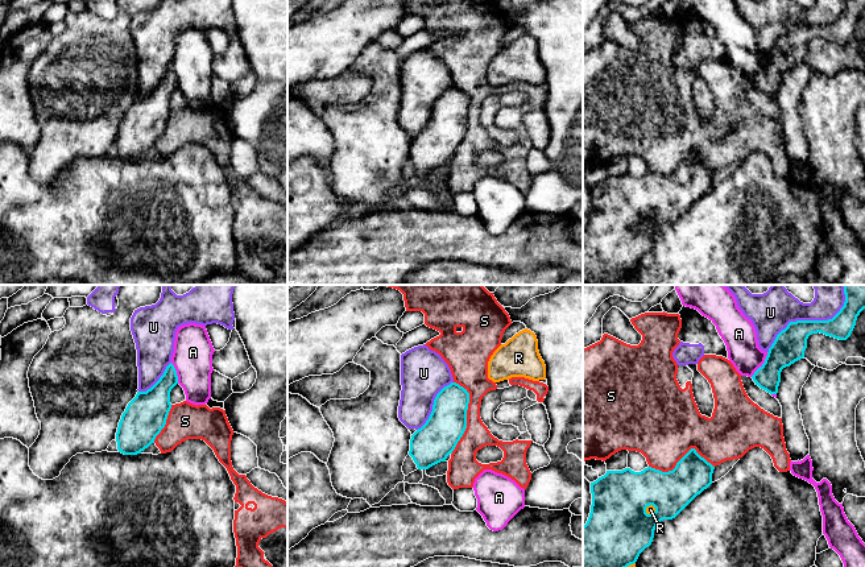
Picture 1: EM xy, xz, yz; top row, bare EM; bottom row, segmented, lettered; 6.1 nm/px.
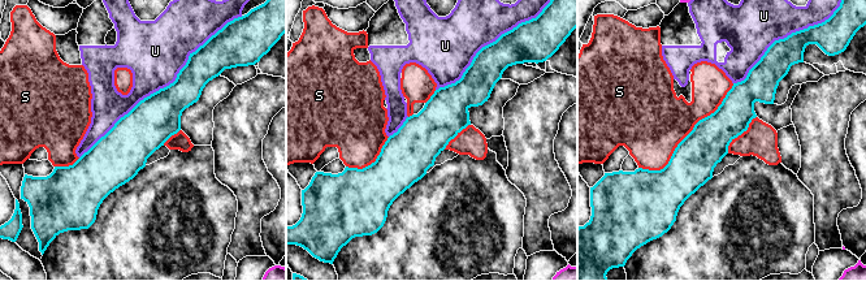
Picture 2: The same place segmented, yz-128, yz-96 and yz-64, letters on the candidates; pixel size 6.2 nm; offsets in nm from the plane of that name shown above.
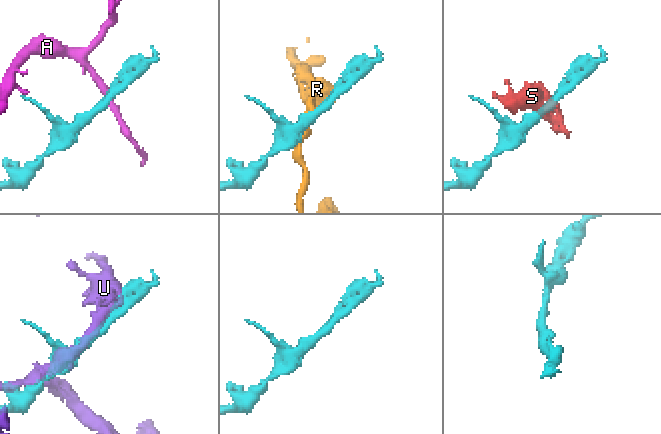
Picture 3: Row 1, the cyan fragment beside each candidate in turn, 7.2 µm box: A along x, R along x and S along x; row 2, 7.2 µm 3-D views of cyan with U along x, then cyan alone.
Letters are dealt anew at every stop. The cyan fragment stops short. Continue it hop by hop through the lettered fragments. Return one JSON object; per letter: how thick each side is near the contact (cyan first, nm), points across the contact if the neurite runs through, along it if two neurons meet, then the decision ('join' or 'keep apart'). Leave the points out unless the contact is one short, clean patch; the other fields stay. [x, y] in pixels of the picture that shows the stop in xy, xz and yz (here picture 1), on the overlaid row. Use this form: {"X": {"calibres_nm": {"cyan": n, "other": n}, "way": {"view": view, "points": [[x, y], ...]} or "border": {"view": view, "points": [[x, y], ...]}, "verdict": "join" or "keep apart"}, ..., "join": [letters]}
{"A": {"calibres_nm": {"cyan": 190, "other": 200}, "border": {"view": "yz", "points": [[768, 352], [764, 363], [750, 376]]}, "verdict": "keep apart"}, "R": {"calibres_nm": {"cyan": 400, "other": 50}, "verdict": "keep apart"}, "S": {"calibres_nm": {"cyan": 240, "other": 170}, "verdict": "keep apart"}, "U": {"calibres_nm": {"cyan": 190, "other": 240}, "verdict": "keep apart"}, "join": []}

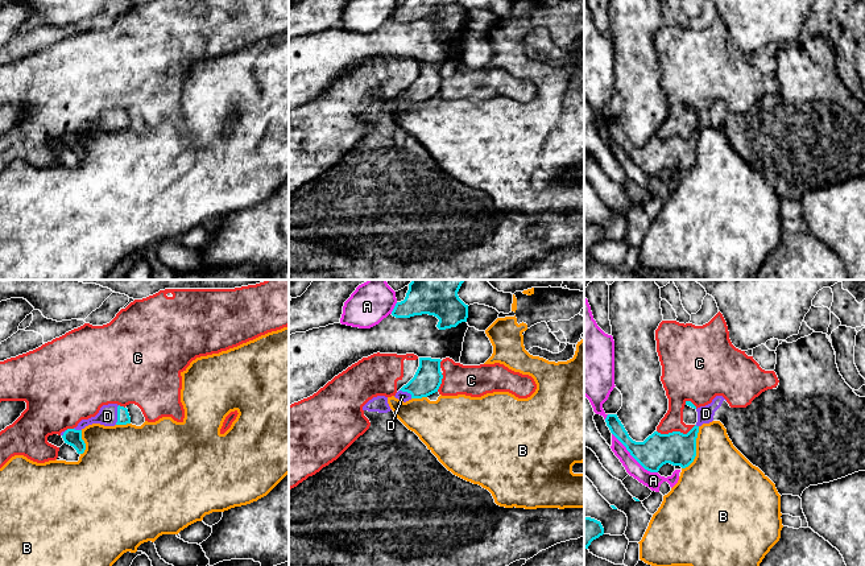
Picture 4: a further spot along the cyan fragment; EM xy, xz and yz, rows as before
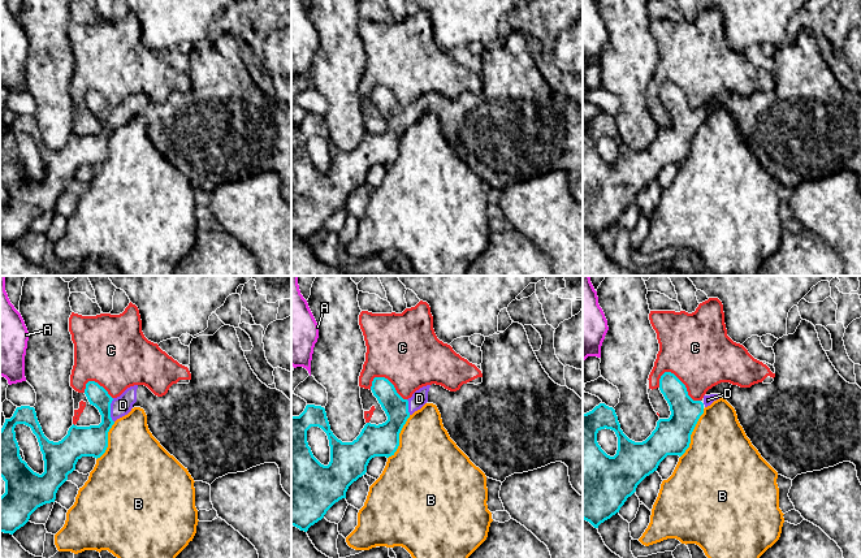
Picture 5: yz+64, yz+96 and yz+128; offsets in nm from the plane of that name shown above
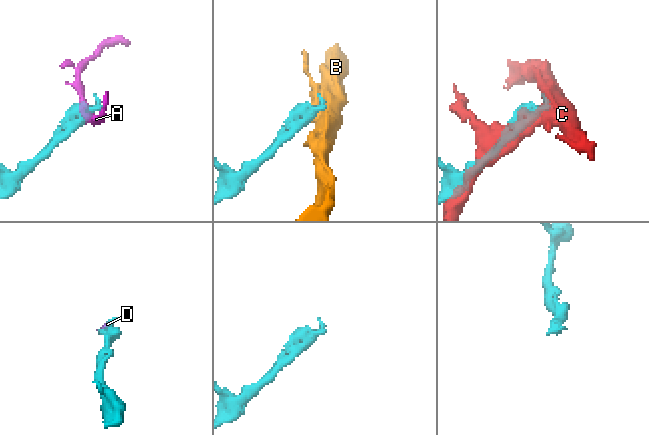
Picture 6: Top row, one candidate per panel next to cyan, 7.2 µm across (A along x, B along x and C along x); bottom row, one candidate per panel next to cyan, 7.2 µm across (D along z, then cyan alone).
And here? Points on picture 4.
{"A": {"calibres_nm": {"cyan": 190, "other": 100}, "border": {"view": "yz", "points": [[612, 433], [645, 469], [657, 472]]}, "verdict": "keep apart"}, "B": {"calibres_nm": {"cyan": 200, "other": 420}, "border": {"view": "yz", "points": [[699, 426], [695, 458], [682, 469]]}, "verdict": "keep apart"}, "C": {"calibres_nm": {"cyan": 200, "other": 160}, "verdict": "keep apart"}, "D": {"calibres_nm": {"cyan": 80, "other": 120}, "way": {"view": "xy", "points": [[123, 416], [118, 414], [107, 416]]}, "verdict": "join"}, "join": ["D"]}

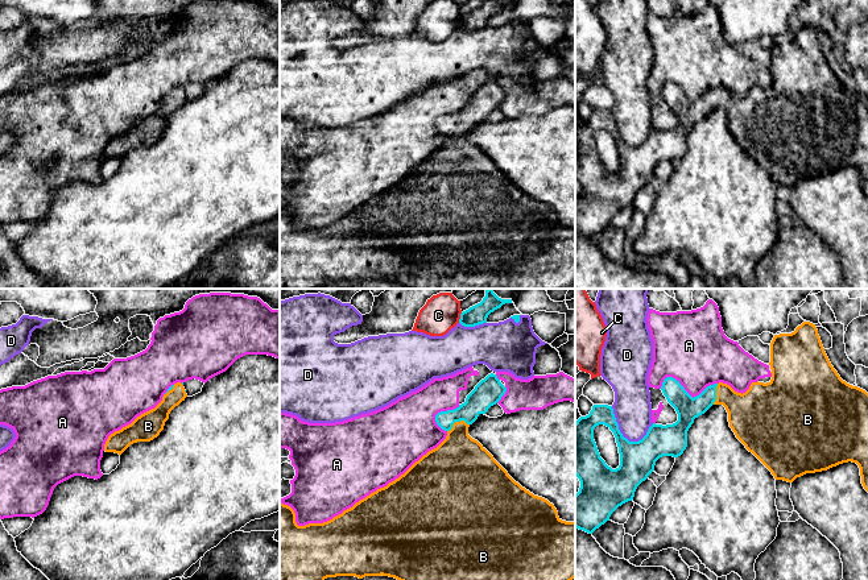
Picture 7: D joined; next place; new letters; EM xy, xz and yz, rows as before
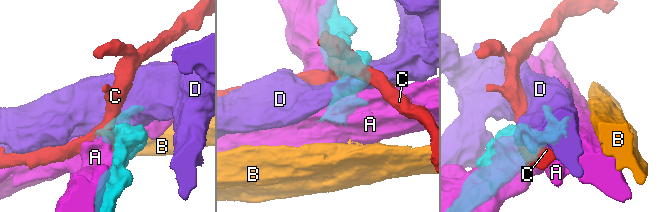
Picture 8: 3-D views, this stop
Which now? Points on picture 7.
{"A": {"calibres_nm": {"cyan": 140, "other": 420}, "verdict": "keep apart"}, "B": {"calibres_nm": {"cyan": 160, "other": 320}, "verdict": "join"}, "C": {"calibres_nm": {"cyan": 120, "other": 220}, "border": {"view": "xz", "points": [[462, 313], [458, 322]]}, "verdict": "keep apart"}, "D": {"calibres_nm": {"cyan": 220, "other": 240}, "verdict": "keep apart"}, "join": ["B"]}

